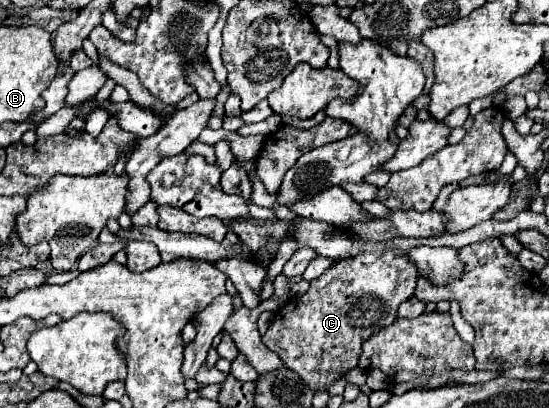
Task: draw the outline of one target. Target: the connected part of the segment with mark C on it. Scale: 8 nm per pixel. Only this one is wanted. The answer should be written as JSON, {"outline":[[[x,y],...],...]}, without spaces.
{"outline":[[[374,250],[340,260],[320,278],[312,280],[306,294],[288,300],[288,304],[280,308],[262,336],[262,342],[276,352],[312,392],[324,390],[358,364],[362,342],[378,332],[374,328],[390,326],[396,320],[398,306],[414,296],[416,280],[416,264],[400,250]]]}

